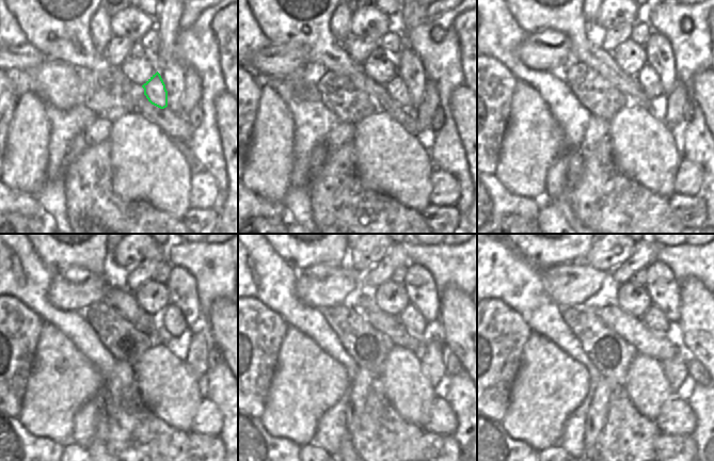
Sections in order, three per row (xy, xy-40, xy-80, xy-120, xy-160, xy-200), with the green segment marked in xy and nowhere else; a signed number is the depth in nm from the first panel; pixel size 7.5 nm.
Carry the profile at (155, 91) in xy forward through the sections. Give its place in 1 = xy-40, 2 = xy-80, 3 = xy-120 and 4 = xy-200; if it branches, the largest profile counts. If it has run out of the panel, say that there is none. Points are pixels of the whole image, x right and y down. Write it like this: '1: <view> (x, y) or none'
1: xy-40 (396, 89)
2: xy-80 (647, 78)
3: xy-120 (172, 321)
4: xy-200 (654, 319)

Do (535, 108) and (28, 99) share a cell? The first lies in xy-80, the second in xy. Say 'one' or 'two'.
one

